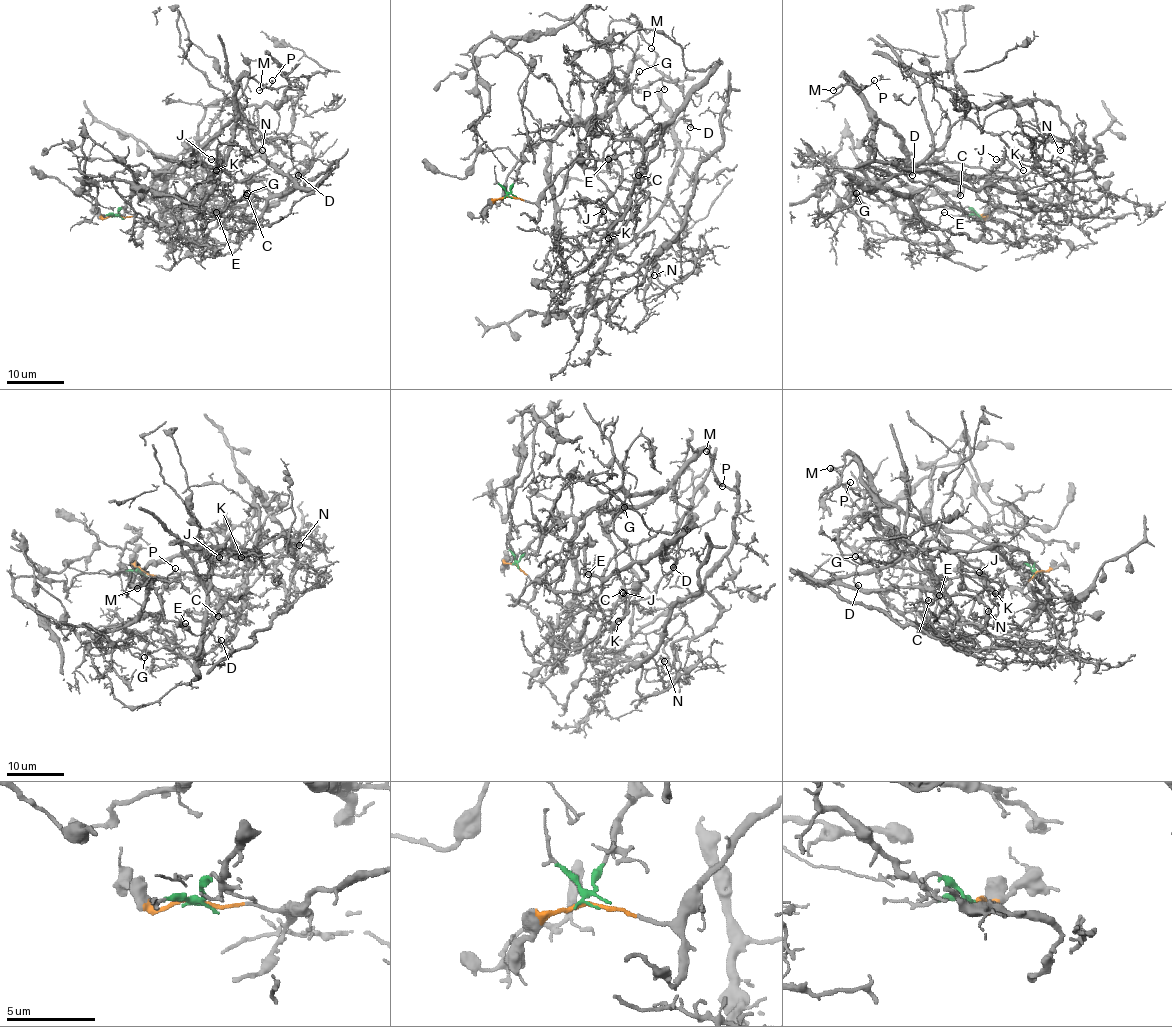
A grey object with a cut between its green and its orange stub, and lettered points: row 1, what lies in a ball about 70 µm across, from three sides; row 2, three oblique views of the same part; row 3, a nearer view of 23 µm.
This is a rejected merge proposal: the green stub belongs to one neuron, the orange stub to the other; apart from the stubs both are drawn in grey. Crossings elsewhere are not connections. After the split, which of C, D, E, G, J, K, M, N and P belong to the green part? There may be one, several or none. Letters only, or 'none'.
D, J, K, M, P

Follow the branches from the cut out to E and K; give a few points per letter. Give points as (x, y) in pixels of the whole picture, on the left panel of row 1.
E: (115, 215), (148, 218), (154, 212), (190, 205), (204, 209), (220, 228), (222, 224), (215, 215), (216, 212)
K: (115, 217), (136, 179), (148, 171), (203, 162), (227, 171), (216, 169)

